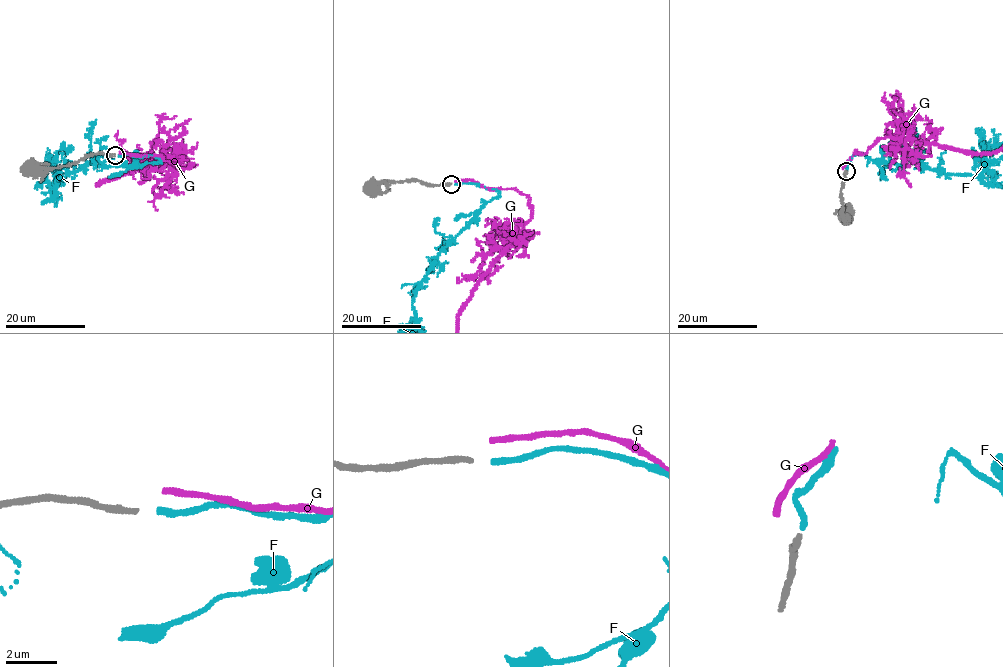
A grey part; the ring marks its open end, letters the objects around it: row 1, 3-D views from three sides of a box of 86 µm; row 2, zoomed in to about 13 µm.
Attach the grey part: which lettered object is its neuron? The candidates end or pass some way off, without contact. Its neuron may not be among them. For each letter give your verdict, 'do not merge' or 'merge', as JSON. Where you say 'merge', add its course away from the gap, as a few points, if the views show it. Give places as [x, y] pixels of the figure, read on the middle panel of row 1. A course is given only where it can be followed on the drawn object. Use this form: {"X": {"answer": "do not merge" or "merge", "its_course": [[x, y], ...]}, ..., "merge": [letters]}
{"F": {"answer": "merge"}, "G": {"answer": "do not merge"}, "merge": ["F"]}

